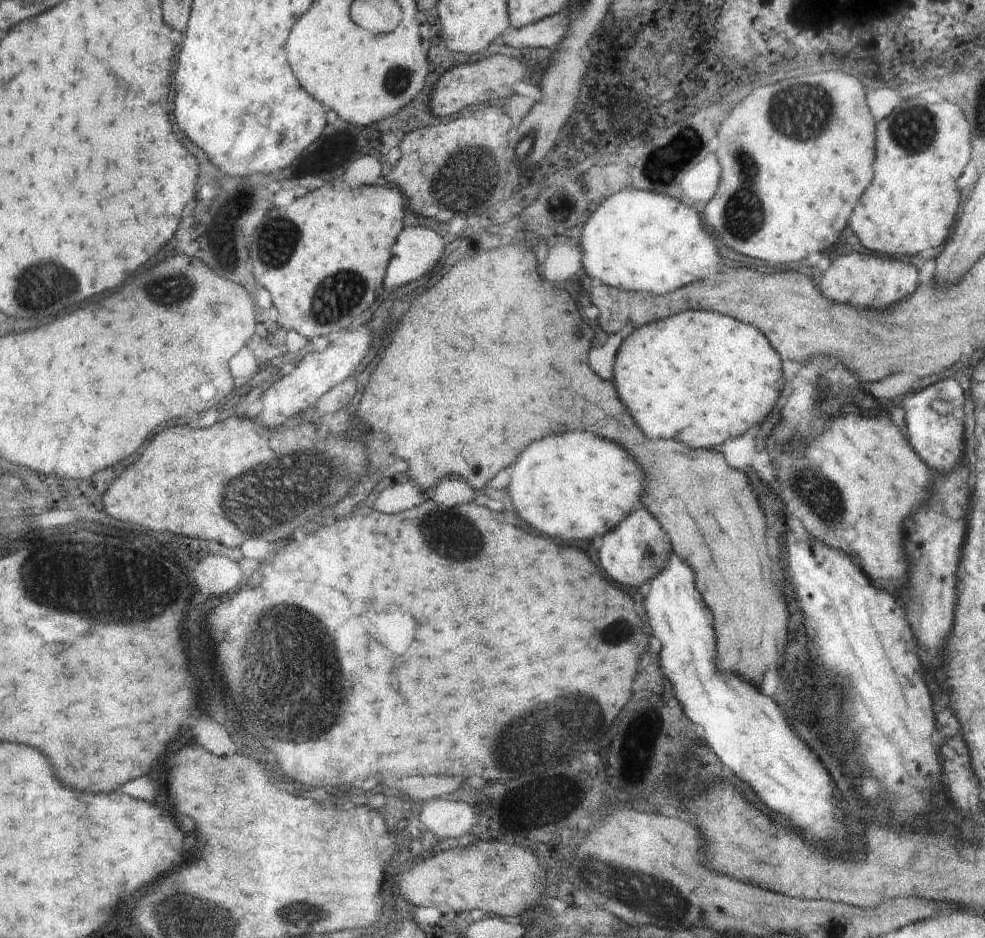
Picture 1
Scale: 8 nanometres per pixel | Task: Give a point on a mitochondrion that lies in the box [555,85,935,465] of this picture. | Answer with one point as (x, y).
(736, 219)

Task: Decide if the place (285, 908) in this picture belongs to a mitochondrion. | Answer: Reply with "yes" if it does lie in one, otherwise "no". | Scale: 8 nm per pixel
yes

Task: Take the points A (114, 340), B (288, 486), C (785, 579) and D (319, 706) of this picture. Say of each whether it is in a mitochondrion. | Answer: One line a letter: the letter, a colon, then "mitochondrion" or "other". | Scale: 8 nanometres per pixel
A: other
B: mitochondrion
C: other
D: mitochondrion

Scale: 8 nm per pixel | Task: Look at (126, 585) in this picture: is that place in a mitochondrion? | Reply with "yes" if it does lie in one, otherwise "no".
yes

